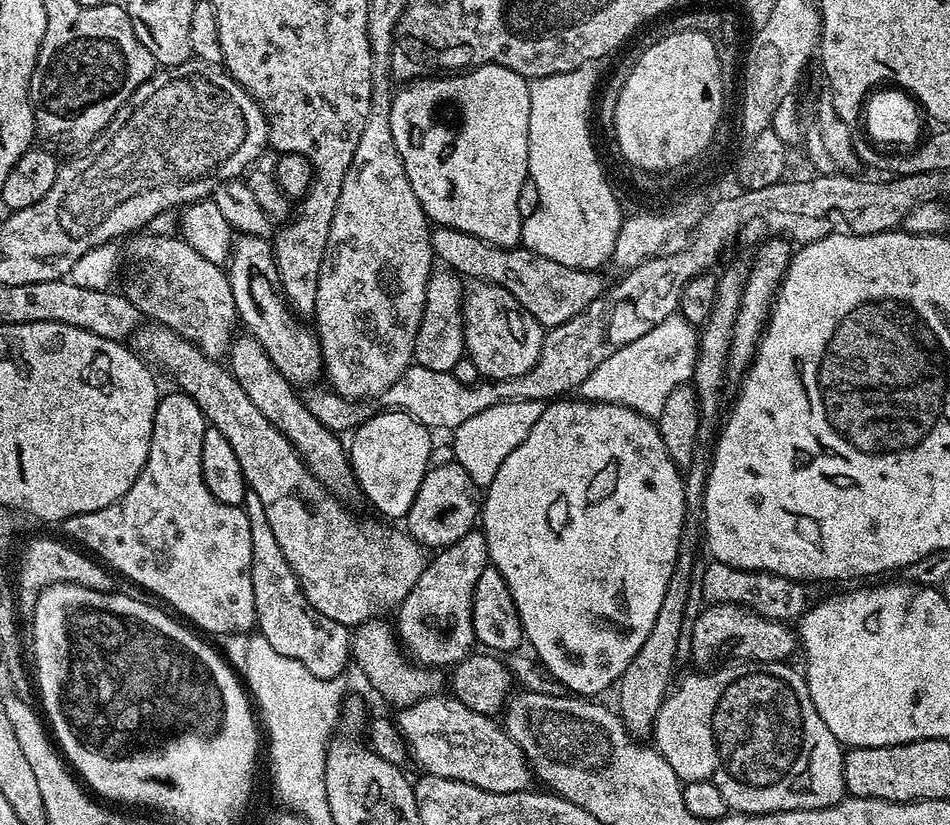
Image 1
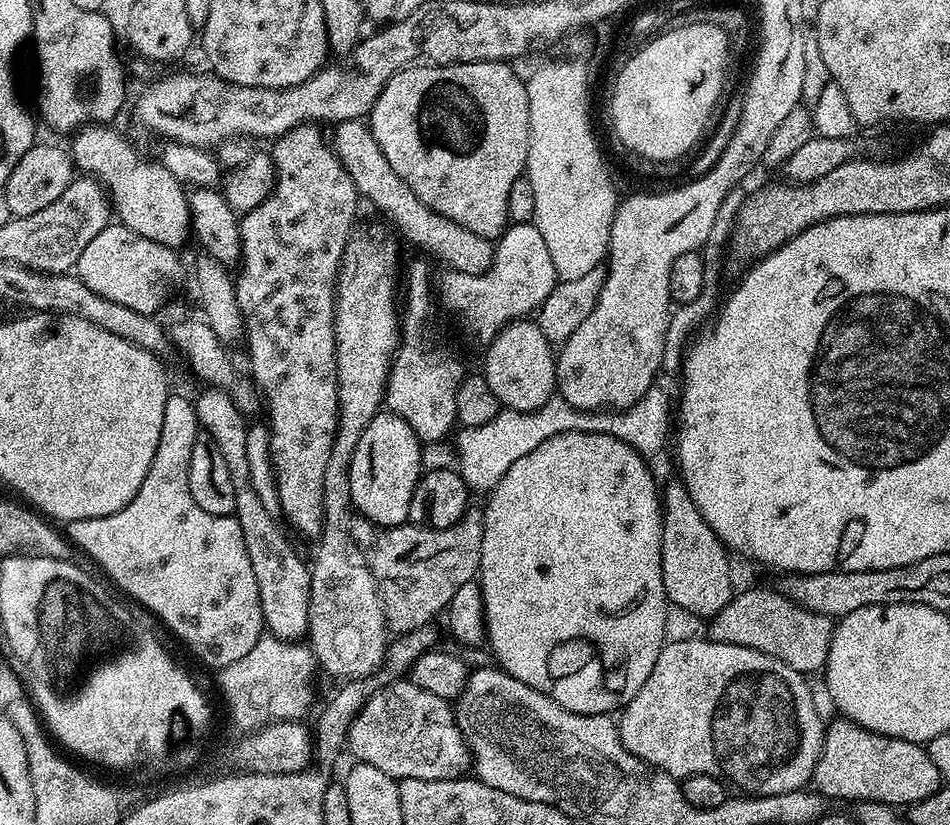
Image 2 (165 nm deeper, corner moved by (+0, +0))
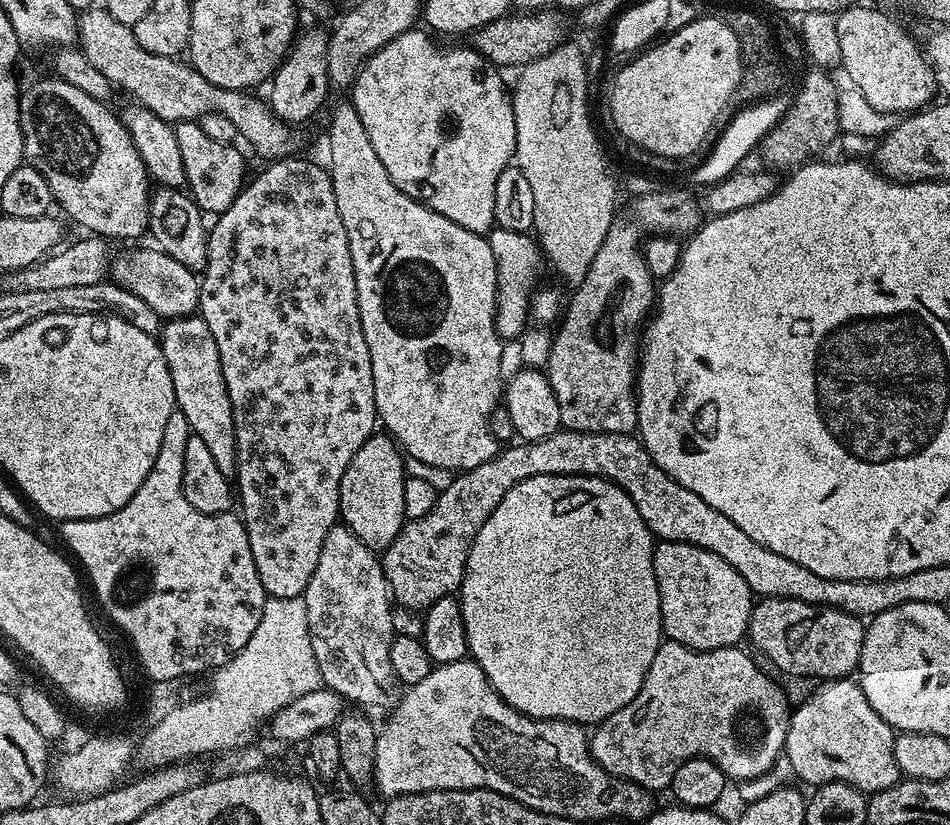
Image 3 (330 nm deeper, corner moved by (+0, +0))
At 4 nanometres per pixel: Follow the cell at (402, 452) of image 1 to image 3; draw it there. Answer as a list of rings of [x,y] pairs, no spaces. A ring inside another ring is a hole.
[[[374,434],[362,442],[358,454],[350,458],[350,466],[346,466],[346,474],[340,479],[339,519],[377,554],[389,548],[406,523],[402,506],[405,475],[404,456],[396,441],[387,434]]]

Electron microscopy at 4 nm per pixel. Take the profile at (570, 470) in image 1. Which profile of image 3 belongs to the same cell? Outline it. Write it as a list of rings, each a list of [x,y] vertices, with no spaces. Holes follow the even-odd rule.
[[[542,474],[534,478],[526,478],[526,482],[518,482],[498,502],[494,514],[482,522],[482,530],[474,538],[470,546],[470,554],[466,558],[464,577],[458,589],[458,599],[462,610],[462,622],[466,628],[468,656],[476,661],[476,665],[486,674],[490,686],[511,708],[524,716],[533,716],[535,720],[573,720],[576,724],[595,726],[601,720],[610,718],[626,702],[642,690],[642,682],[650,670],[650,662],[654,662],[654,654],[662,643],[660,627],[660,595],[658,582],[652,569],[652,549],[654,537],[652,531],[642,522],[642,514],[638,514],[638,506],[630,502],[626,490],[622,490],[614,482],[605,480],[603,476],[555,476]]]

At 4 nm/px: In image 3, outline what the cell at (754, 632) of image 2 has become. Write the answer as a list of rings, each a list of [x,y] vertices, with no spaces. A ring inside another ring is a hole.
[[[769,596],[753,603],[747,639],[778,671],[788,676],[817,676],[823,682],[848,678],[857,671],[865,627],[861,617],[837,608]]]

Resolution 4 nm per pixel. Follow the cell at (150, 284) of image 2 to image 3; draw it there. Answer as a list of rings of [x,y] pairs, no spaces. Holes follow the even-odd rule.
[[[155,247],[134,250],[117,259],[115,257],[110,274],[115,283],[137,294],[161,319],[193,315],[199,309],[200,280],[197,273]]]

